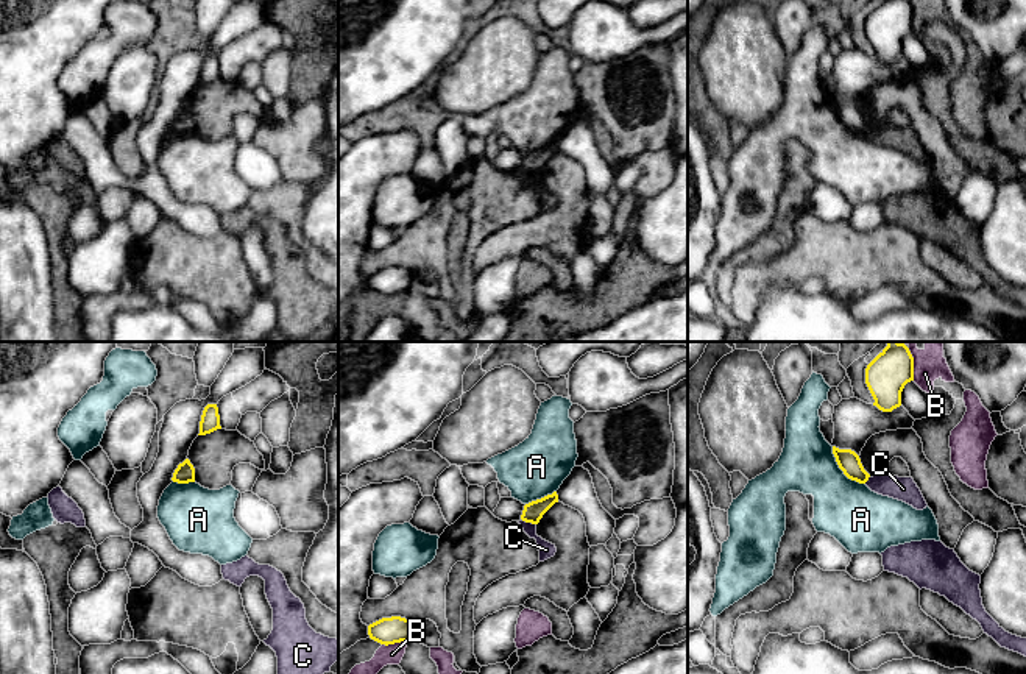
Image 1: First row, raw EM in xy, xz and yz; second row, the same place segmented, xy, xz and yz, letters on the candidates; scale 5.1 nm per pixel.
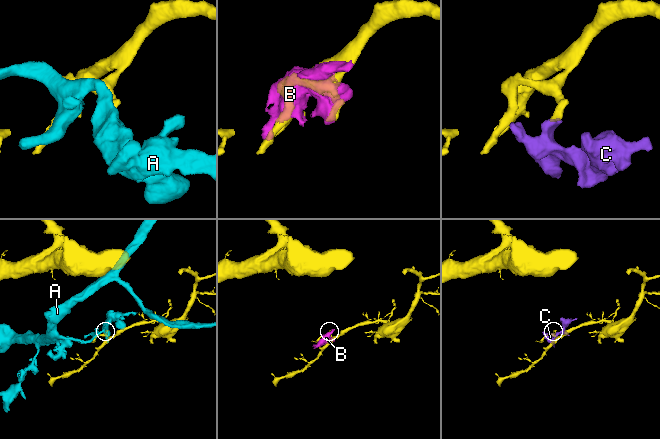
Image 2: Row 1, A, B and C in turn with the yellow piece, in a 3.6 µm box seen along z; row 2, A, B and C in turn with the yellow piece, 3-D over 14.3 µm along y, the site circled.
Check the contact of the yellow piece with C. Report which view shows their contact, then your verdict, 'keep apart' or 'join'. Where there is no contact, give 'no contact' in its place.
xz | keep apart

